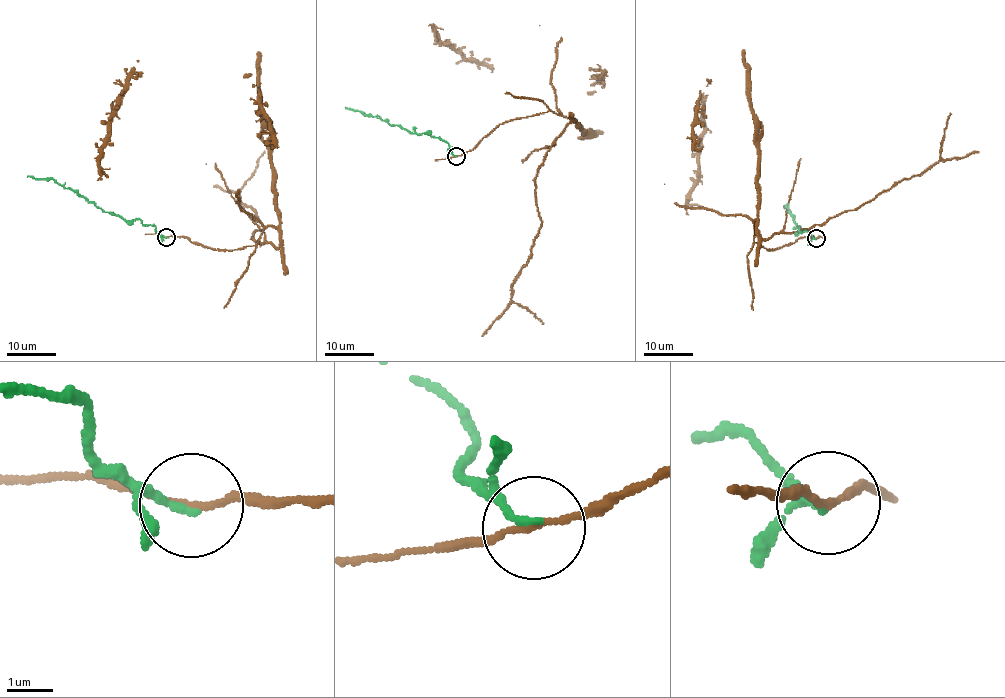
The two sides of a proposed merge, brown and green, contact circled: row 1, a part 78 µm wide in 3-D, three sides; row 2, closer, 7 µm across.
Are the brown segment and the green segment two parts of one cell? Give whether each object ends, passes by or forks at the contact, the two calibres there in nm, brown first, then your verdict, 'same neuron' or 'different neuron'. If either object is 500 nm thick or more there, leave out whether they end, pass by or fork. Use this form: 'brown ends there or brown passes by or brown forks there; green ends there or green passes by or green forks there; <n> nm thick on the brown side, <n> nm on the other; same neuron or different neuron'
brown passes by; green ends there; 130 nm thick on the brown side, 170 nm on the other; different neuron

